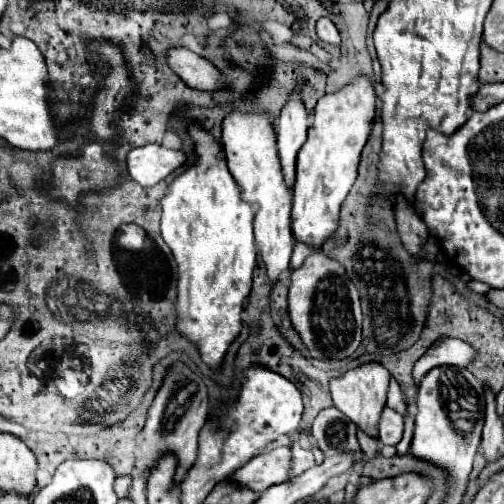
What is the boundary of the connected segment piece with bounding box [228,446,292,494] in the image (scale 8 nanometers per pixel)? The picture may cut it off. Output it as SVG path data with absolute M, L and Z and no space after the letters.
M282 446L270 454L252 458L248 466L240 466L240 470L236 470L228 480L234 482L238 488L246 488L260 494L262 490L288 480L290 460L292 450L288 446Z

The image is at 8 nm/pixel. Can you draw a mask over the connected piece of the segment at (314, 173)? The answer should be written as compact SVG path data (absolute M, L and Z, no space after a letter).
M366 74L356 76L338 92L326 94L316 104L308 140L296 162L296 186L292 206L292 232L298 242L320 248L338 226L340 206L358 176L362 148L366 146L376 118L376 92Z

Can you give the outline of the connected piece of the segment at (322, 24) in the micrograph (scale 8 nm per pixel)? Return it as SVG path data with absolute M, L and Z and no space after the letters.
M320 18L318 24L316 24L316 34L322 42L328 42L328 44L334 44L338 46L340 44L340 34L334 26L334 22L330 18Z

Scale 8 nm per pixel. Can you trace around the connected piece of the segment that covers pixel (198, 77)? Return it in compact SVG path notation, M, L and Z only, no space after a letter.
M188 48L170 50L168 64L194 90L200 90L200 92L228 90L228 84L222 78L220 70L212 62L208 62L206 58L198 56Z

